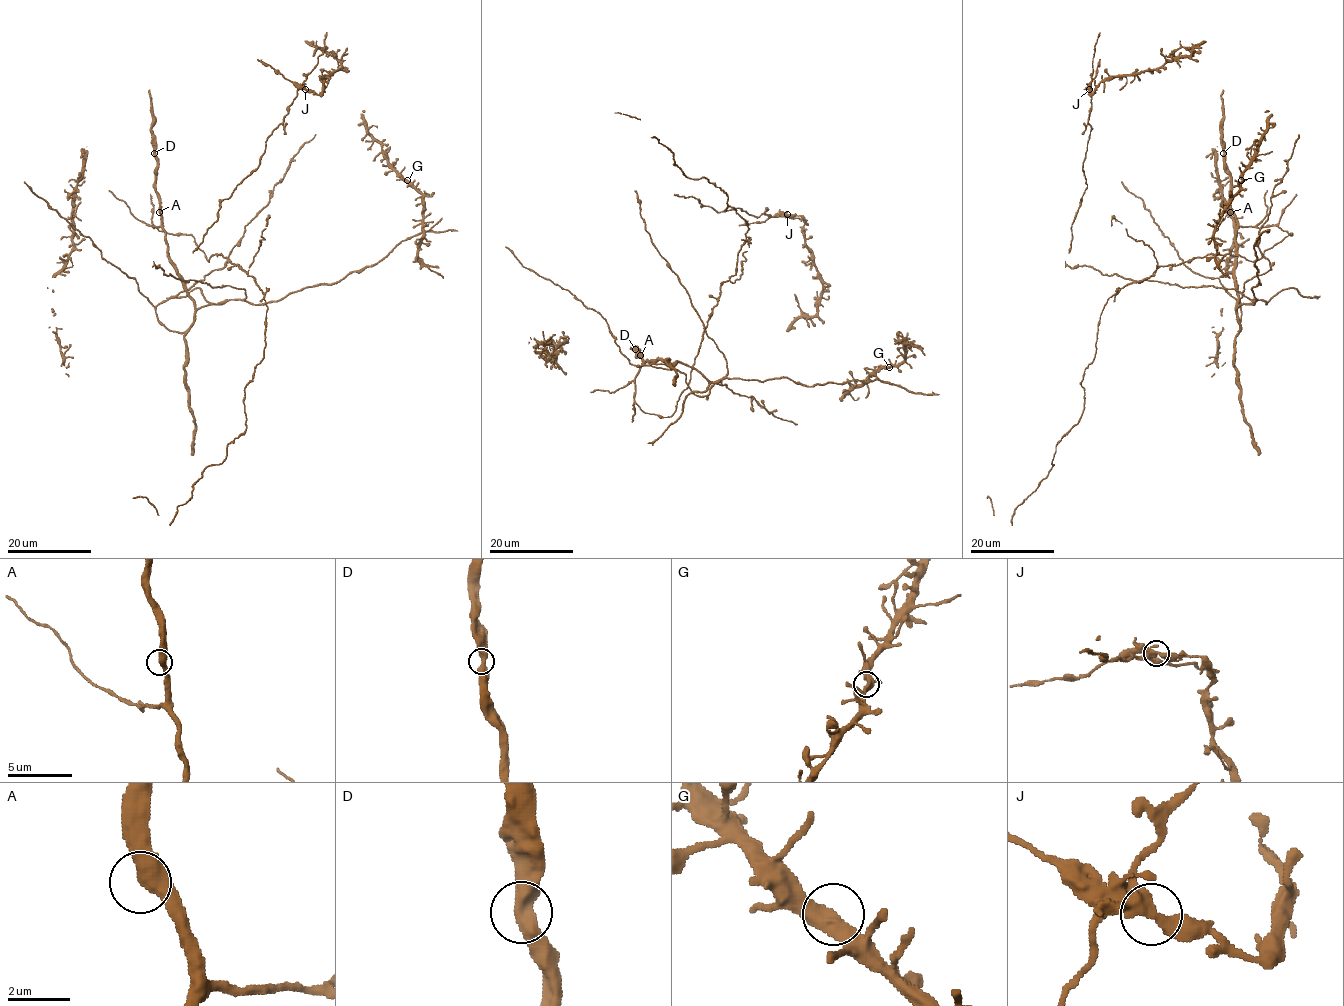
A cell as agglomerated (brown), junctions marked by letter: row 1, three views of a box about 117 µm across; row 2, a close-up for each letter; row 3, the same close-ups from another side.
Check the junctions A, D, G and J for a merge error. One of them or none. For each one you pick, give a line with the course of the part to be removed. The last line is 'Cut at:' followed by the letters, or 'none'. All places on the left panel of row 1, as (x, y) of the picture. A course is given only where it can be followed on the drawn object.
J: foreign part runs (305, 89), (297, 92), (284, 119), (265, 142), (260, 164), (221, 201), (218, 219), (193, 253)
Cut at: J

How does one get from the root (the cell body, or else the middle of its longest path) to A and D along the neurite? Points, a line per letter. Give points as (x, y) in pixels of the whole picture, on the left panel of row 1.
A: (182, 282), (182, 276), (168, 256), (159, 212)
D: (182, 282), (182, 276), (168, 256), (160, 195), (156, 190), (157, 157), (154, 153)

